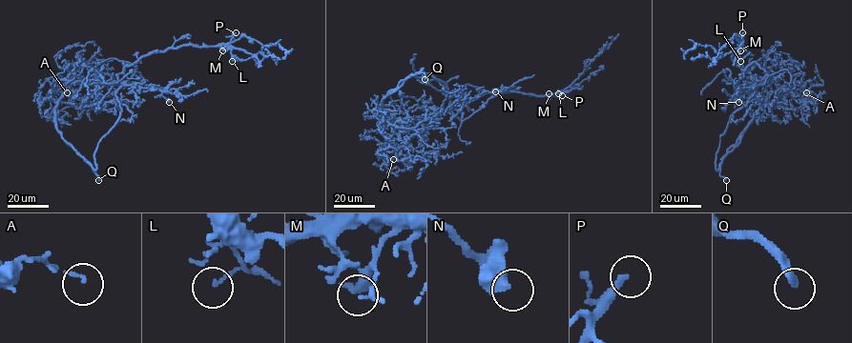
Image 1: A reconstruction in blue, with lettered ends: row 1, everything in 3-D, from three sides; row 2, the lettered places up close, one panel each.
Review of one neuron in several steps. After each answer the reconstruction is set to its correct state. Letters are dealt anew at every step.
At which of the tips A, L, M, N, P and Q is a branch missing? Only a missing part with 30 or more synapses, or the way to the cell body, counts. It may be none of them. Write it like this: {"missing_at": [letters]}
{"missing_at": ["Q"]}

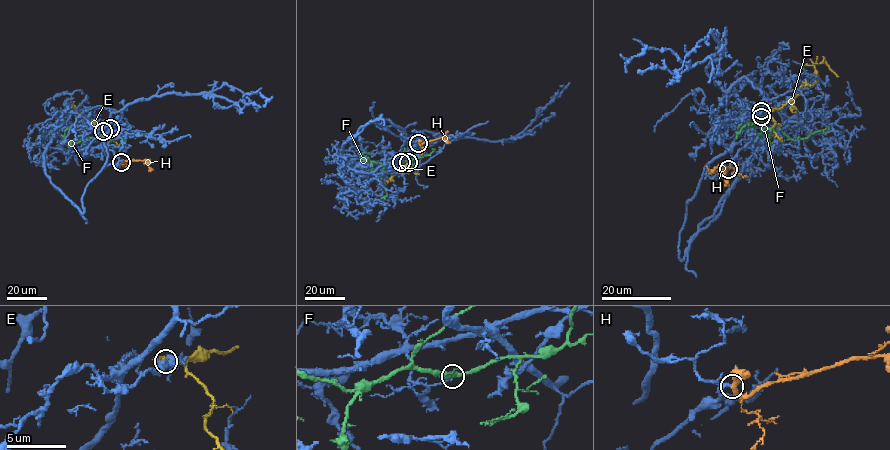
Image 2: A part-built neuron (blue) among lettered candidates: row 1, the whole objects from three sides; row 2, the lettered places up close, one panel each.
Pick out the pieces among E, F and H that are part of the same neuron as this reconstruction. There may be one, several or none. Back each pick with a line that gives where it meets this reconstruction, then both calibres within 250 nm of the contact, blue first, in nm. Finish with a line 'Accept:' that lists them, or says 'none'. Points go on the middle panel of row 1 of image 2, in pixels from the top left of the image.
H: Touches blue at (418, 143). Thickness 180 nm (blue) against 360 nm
Accept: H

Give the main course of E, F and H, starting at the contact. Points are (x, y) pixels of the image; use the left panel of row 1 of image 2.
E: (110, 128), (88, 121), (83, 114), (78, 114), (67, 99), (66, 104), (72, 109)
F: (103, 131), (82, 145), (89, 140), (82, 140), (82, 133)
H: (121, 162), (146, 160), (153, 170)

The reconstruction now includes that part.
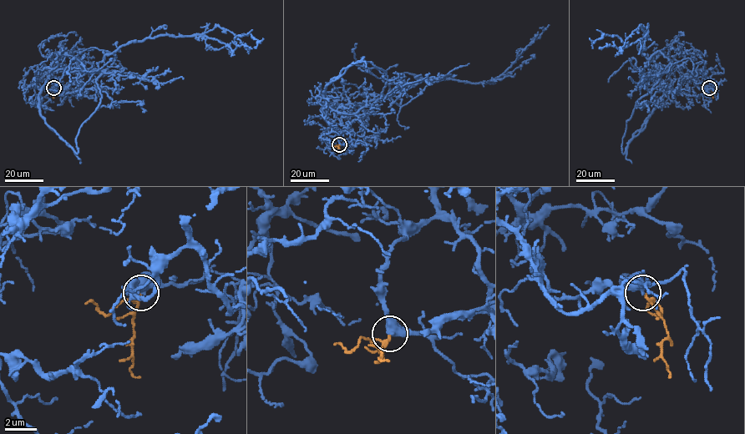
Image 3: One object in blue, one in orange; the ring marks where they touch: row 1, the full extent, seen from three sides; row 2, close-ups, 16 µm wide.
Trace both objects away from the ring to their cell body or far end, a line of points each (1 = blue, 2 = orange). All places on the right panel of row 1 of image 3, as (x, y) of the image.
1: (709, 88), (671, 78), (661, 52), (648, 58), (637, 48), (646, 34), (626, 45), (604, 33), (592, 47)
2: (709, 88), (712, 98)

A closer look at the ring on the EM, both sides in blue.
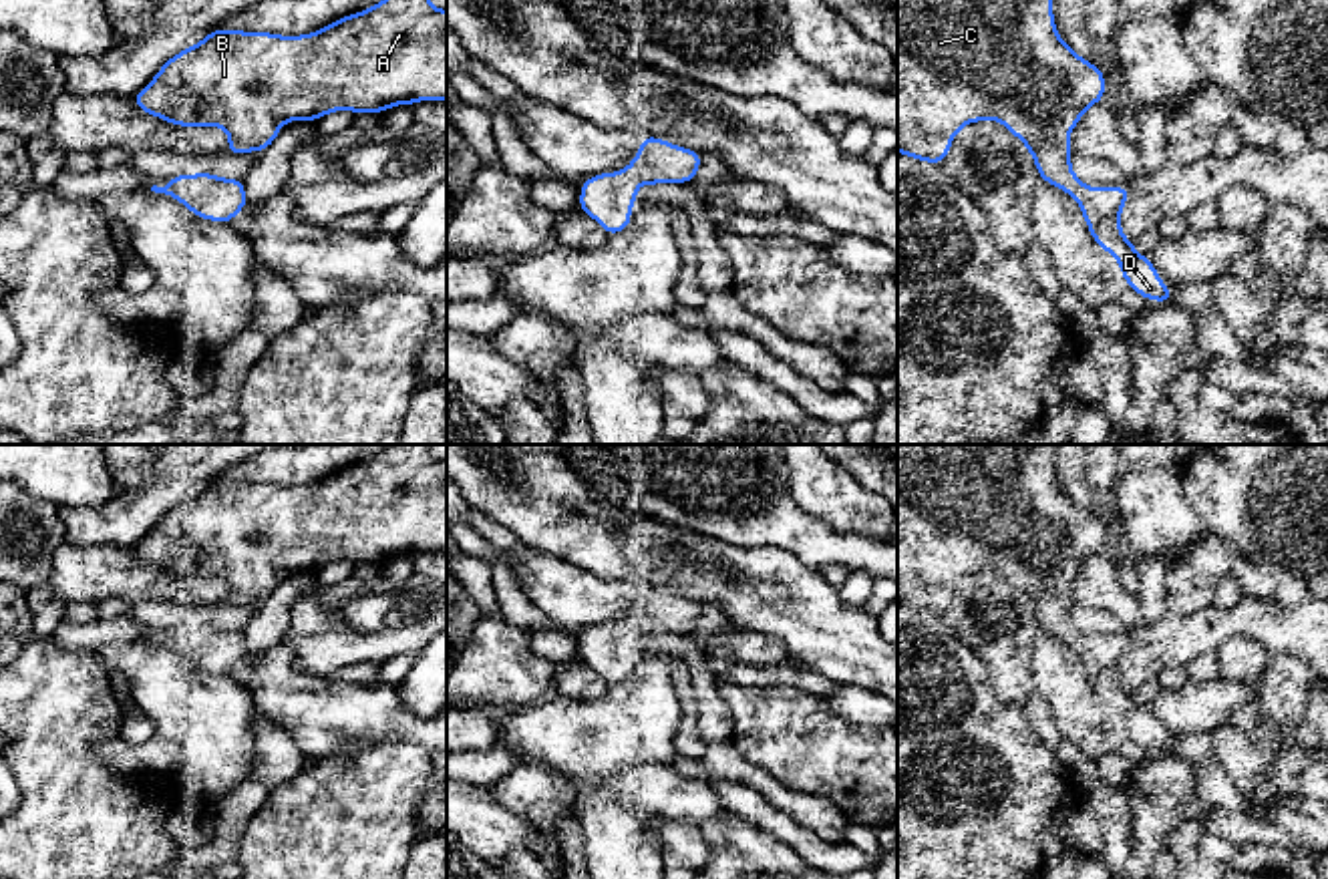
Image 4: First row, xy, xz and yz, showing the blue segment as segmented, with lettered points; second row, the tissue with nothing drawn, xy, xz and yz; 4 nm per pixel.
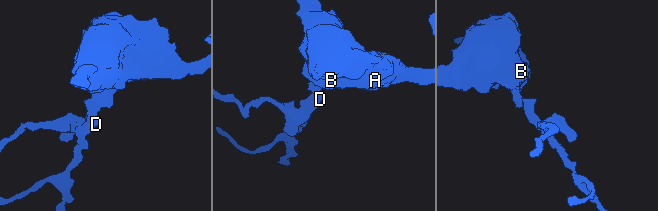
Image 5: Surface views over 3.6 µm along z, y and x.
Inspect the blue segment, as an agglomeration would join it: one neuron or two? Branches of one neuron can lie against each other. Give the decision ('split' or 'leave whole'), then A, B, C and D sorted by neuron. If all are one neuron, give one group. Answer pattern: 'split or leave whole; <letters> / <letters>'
leave whole; A B C D

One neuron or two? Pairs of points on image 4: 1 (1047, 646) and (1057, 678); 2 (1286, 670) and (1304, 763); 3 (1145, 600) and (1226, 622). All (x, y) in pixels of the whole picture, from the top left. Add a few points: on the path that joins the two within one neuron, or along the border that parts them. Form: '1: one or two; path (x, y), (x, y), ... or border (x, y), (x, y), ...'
1: one; path (1051, 654), (1057, 670)
2: two; border (1284, 749), (1256, 787)
3: two; border (1166, 612), (1153, 622), (1141, 624)

